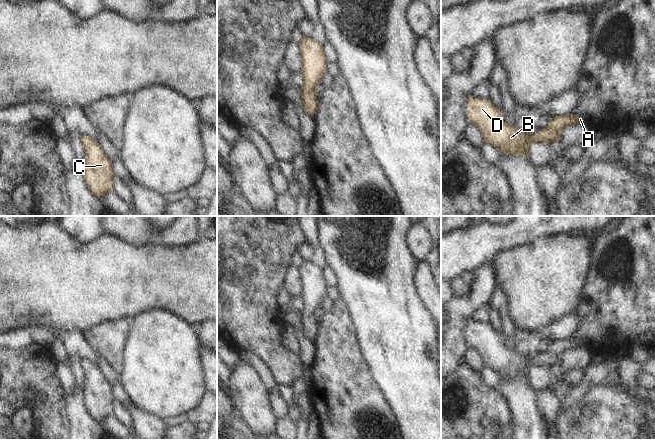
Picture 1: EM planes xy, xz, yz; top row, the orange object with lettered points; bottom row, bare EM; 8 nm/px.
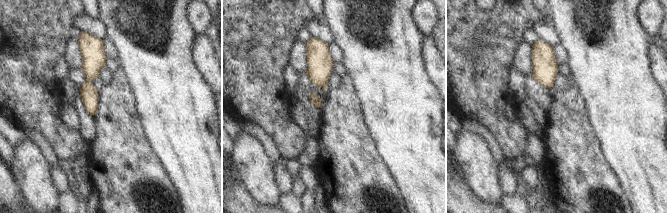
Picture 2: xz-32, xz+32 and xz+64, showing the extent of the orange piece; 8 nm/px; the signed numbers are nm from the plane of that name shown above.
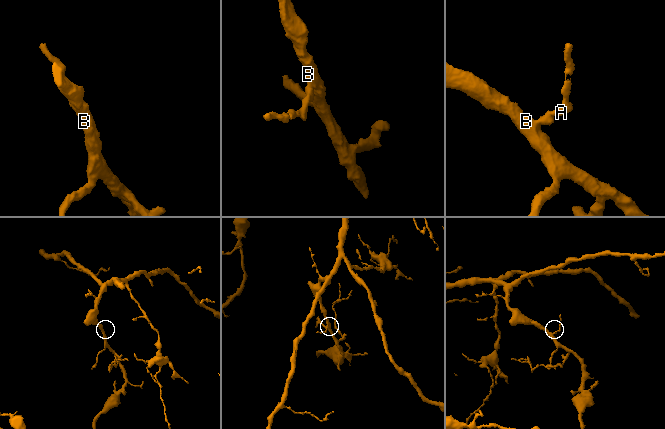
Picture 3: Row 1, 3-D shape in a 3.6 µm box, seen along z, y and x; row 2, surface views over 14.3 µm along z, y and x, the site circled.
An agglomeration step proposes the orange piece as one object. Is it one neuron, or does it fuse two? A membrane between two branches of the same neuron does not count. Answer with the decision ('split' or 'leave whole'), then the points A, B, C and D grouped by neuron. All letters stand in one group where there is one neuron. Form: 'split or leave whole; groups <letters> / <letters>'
leave whole; groups A B C D

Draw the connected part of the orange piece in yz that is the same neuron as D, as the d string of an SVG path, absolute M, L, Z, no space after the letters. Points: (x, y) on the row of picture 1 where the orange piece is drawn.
M470 96L467 116L471 124L477 125L486 141L492 144L500 154L515 155L517 153L530 157L530 145L533 141L552 143L560 141L561 131L571 124L584 122L583 117L572 114L552 116L548 126L538 130L531 136L504 121L504 115L494 106L491 99Z

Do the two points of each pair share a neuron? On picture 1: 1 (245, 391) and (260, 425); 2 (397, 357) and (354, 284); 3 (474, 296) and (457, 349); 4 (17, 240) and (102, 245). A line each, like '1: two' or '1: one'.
1: one
2: one
3: one
4: one

